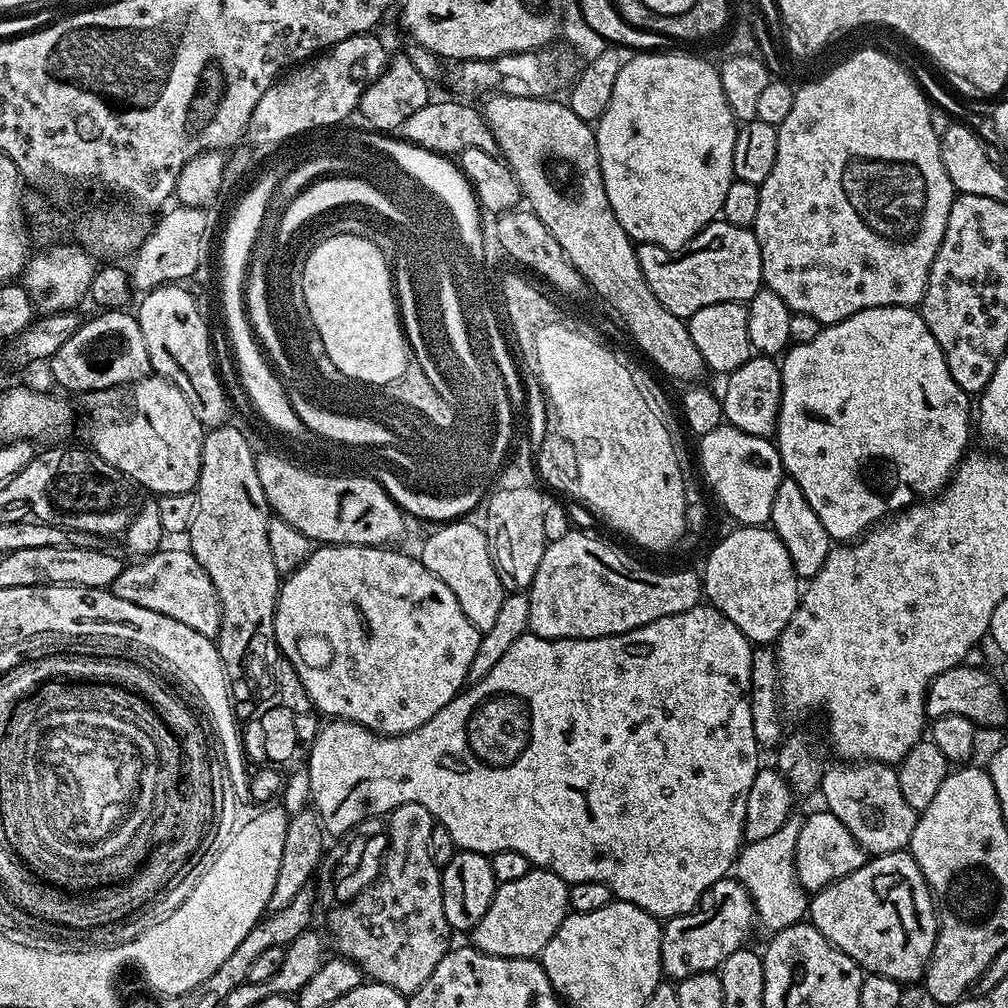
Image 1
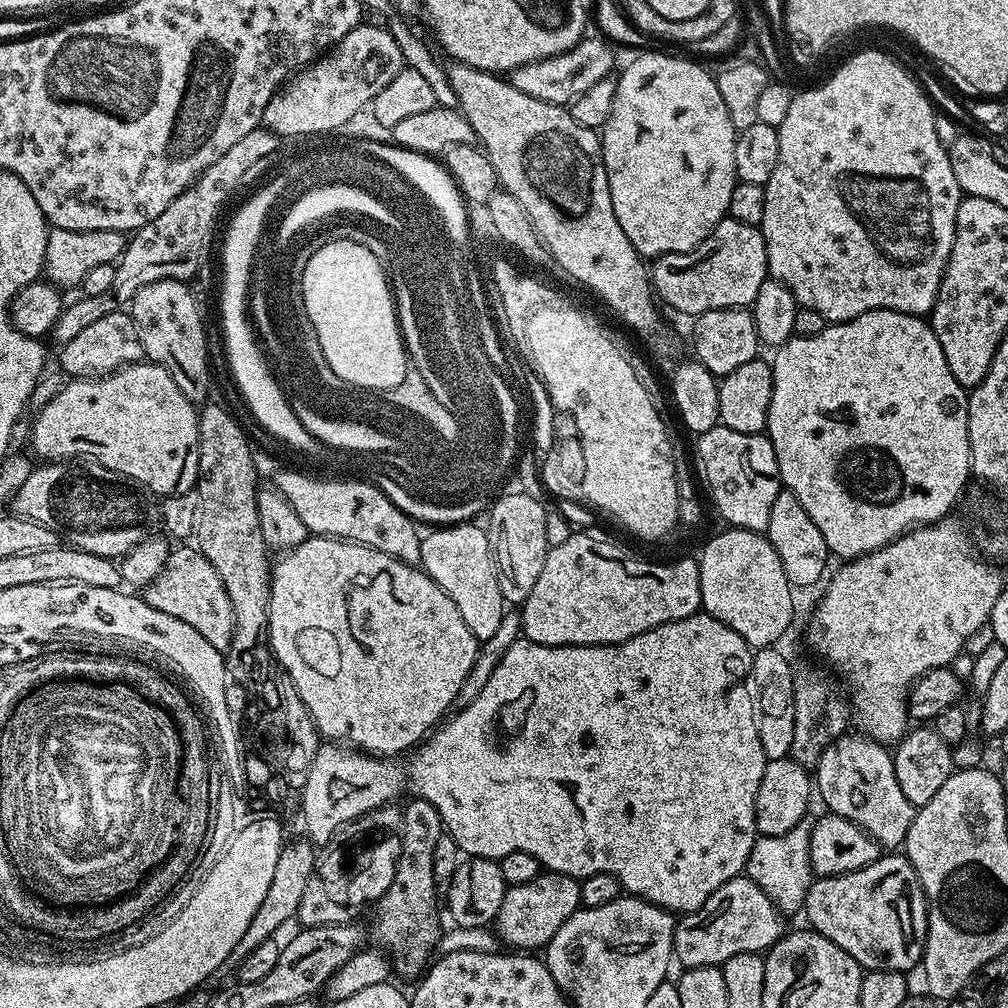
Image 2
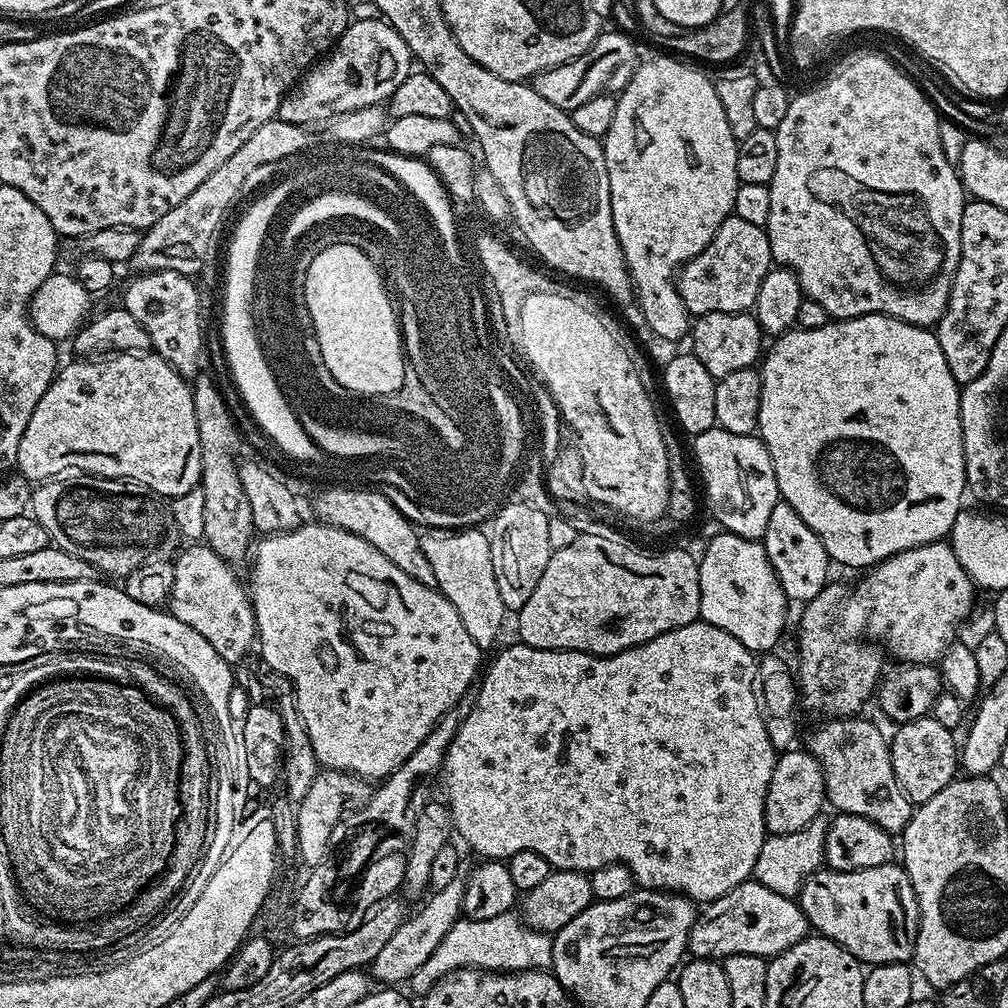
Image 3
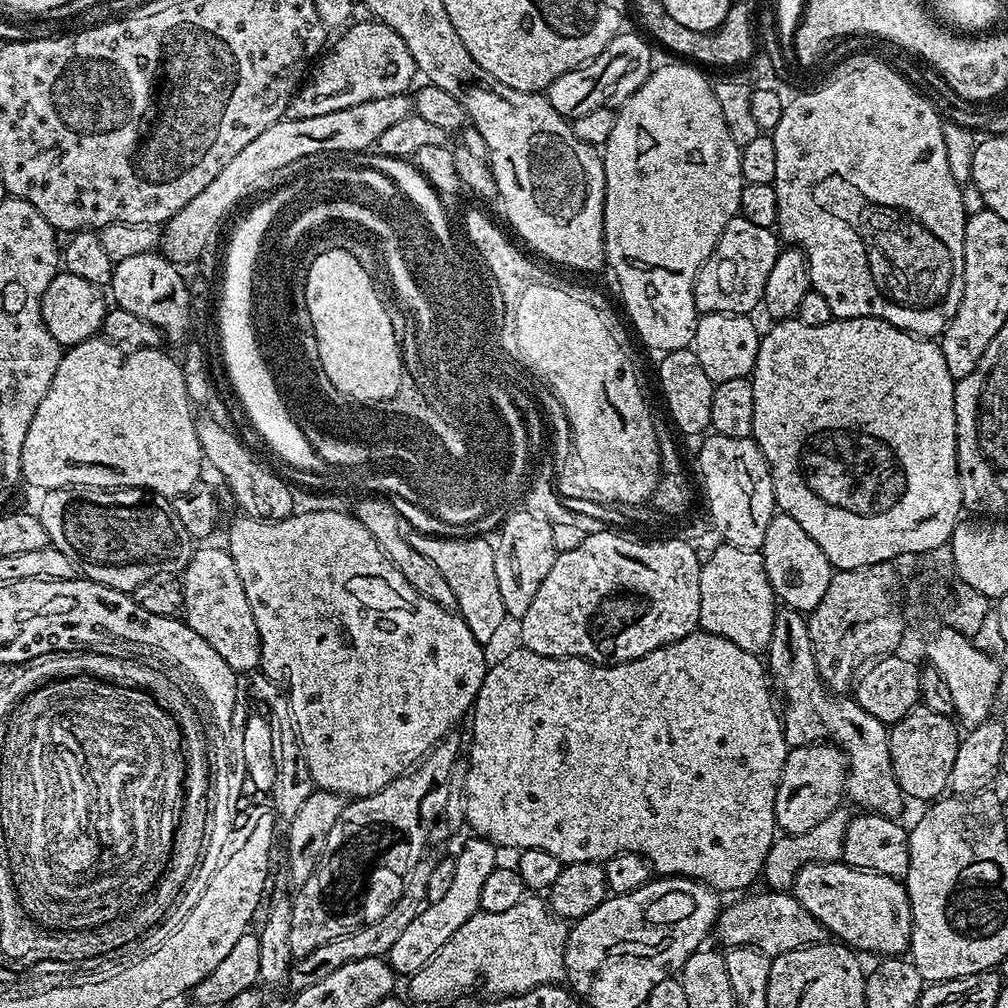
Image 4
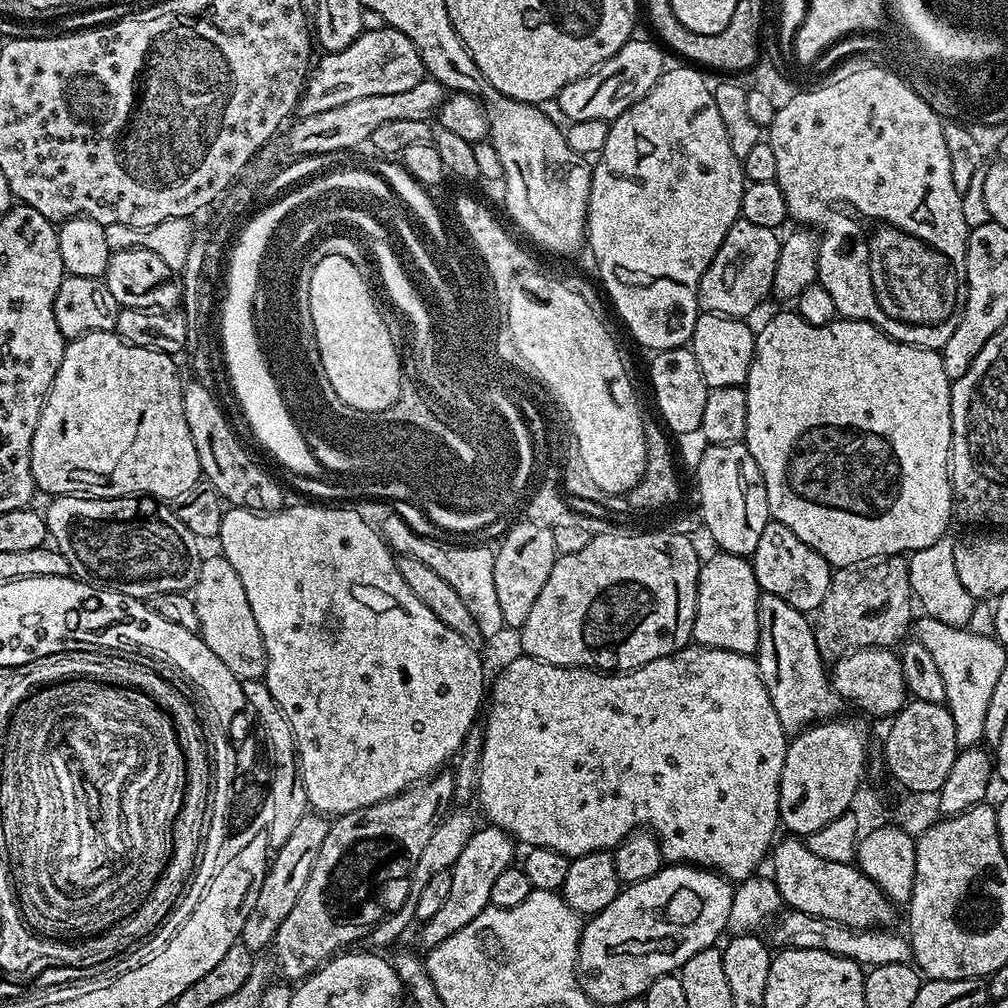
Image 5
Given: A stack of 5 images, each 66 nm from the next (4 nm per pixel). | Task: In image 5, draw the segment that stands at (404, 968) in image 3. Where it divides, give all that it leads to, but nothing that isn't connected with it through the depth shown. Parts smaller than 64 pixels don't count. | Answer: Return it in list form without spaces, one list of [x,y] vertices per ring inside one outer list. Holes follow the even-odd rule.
[[[491,826],[477,827],[476,833],[466,842],[462,854],[458,854],[458,862],[451,868],[450,894],[445,904],[439,908],[434,918],[423,921],[420,940],[425,949],[438,946],[438,942],[446,942],[450,934],[458,934],[466,922],[474,922],[482,910],[491,905],[490,890],[494,890],[494,882],[502,874],[502,870],[513,867],[517,845],[513,837],[503,832],[501,828]]]

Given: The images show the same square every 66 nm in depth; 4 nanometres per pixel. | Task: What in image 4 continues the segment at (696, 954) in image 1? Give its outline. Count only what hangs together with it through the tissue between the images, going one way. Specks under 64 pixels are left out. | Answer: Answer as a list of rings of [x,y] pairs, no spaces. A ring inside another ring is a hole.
[[[763,891],[741,895],[733,899],[736,901],[729,908],[728,905],[721,907],[714,936],[724,943],[725,949],[757,948],[759,952],[774,957],[790,950],[809,948],[812,944],[823,944],[829,939],[830,933],[822,926],[822,922],[818,922],[818,918],[814,918],[814,914],[810,914],[810,910],[806,910],[806,906],[802,906],[802,902],[798,902],[791,891]]]

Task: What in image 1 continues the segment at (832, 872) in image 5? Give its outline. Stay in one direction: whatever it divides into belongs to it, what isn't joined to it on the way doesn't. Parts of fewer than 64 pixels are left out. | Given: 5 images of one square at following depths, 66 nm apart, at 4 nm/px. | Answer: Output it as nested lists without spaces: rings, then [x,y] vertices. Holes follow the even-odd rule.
[[[908,850],[871,857],[846,878],[821,888],[809,899],[807,919],[865,973],[894,978],[901,986],[907,986],[923,977],[936,945],[938,917],[932,891],[928,889],[918,862]]]

